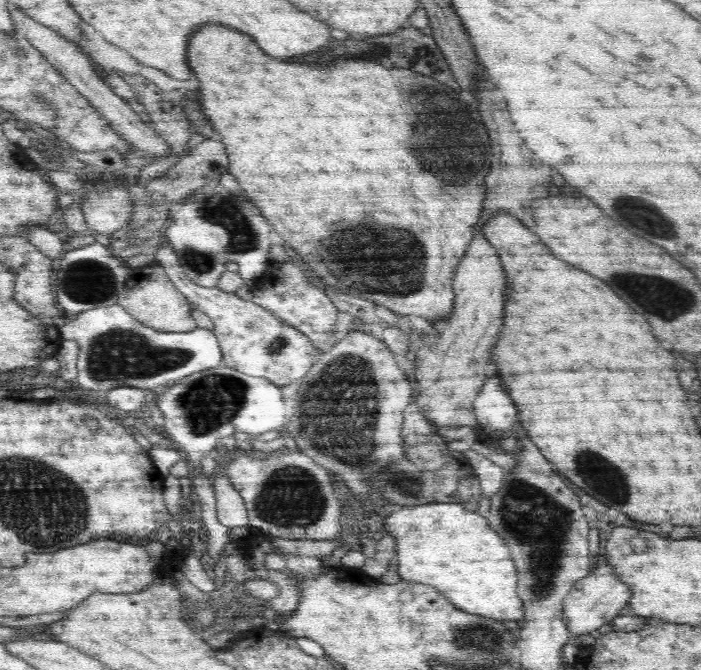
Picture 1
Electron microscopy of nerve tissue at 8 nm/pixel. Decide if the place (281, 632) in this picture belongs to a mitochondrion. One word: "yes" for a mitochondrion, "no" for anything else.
no

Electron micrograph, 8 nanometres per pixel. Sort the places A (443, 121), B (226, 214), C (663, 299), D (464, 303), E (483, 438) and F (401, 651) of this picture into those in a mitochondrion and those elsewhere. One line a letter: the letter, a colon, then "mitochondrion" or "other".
A: mitochondrion
B: mitochondrion
C: mitochondrion
D: other
E: other
F: other

